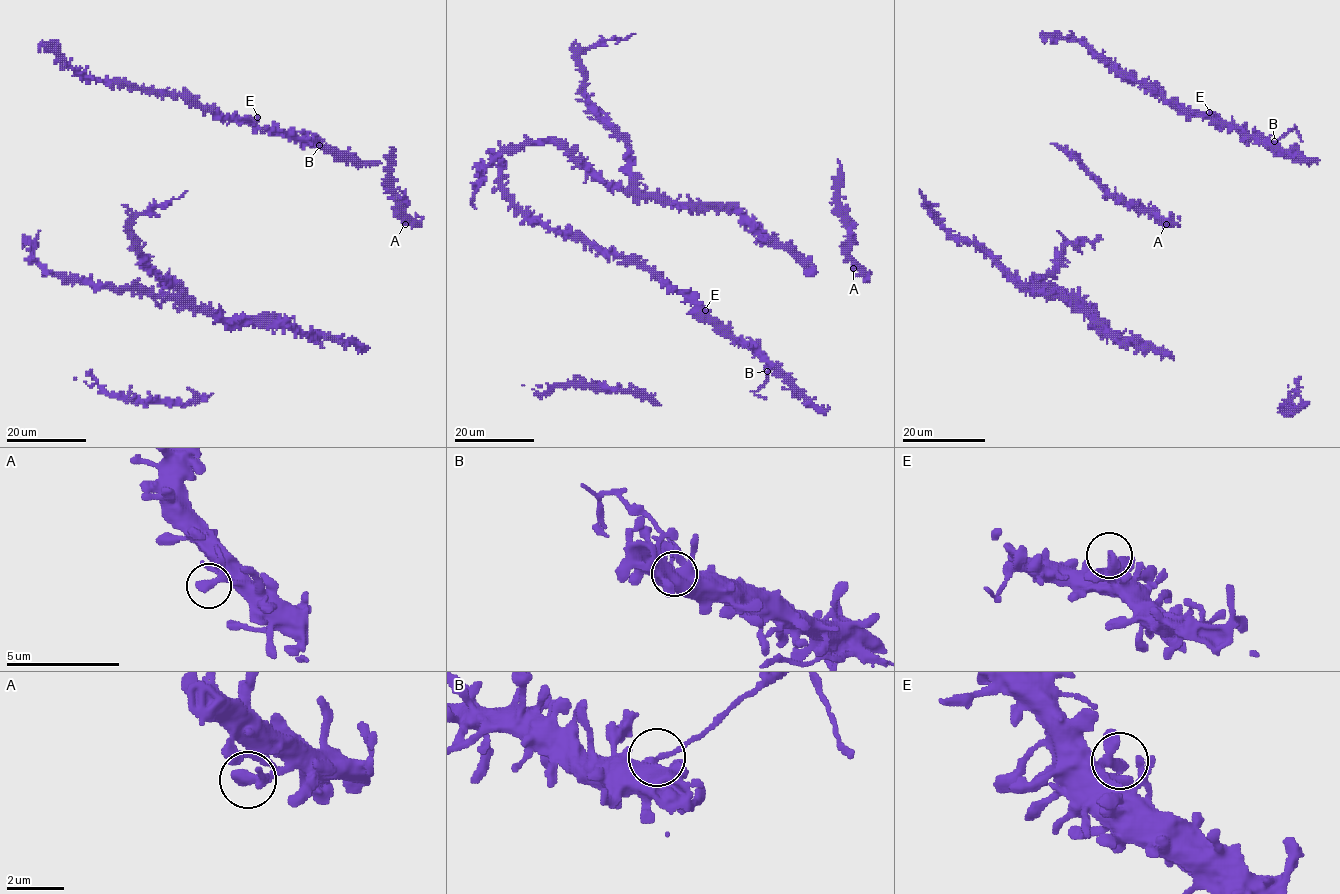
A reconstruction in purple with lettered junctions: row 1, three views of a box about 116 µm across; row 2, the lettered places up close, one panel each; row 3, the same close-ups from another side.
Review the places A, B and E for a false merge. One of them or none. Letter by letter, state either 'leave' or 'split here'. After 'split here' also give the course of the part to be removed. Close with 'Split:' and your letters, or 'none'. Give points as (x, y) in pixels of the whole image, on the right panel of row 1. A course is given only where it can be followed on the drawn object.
A: leave
B: split here; course (1274, 142), (1295, 127), (1302, 142)
E: leave
Split: B

